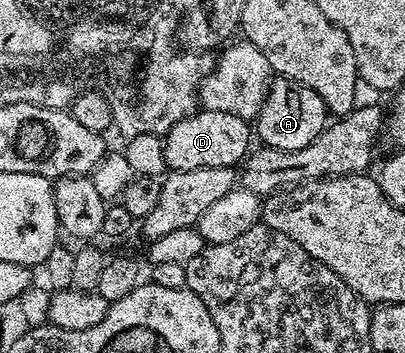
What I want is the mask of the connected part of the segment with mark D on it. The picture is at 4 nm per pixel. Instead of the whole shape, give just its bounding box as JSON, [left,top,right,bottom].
[163,109,254,171]

